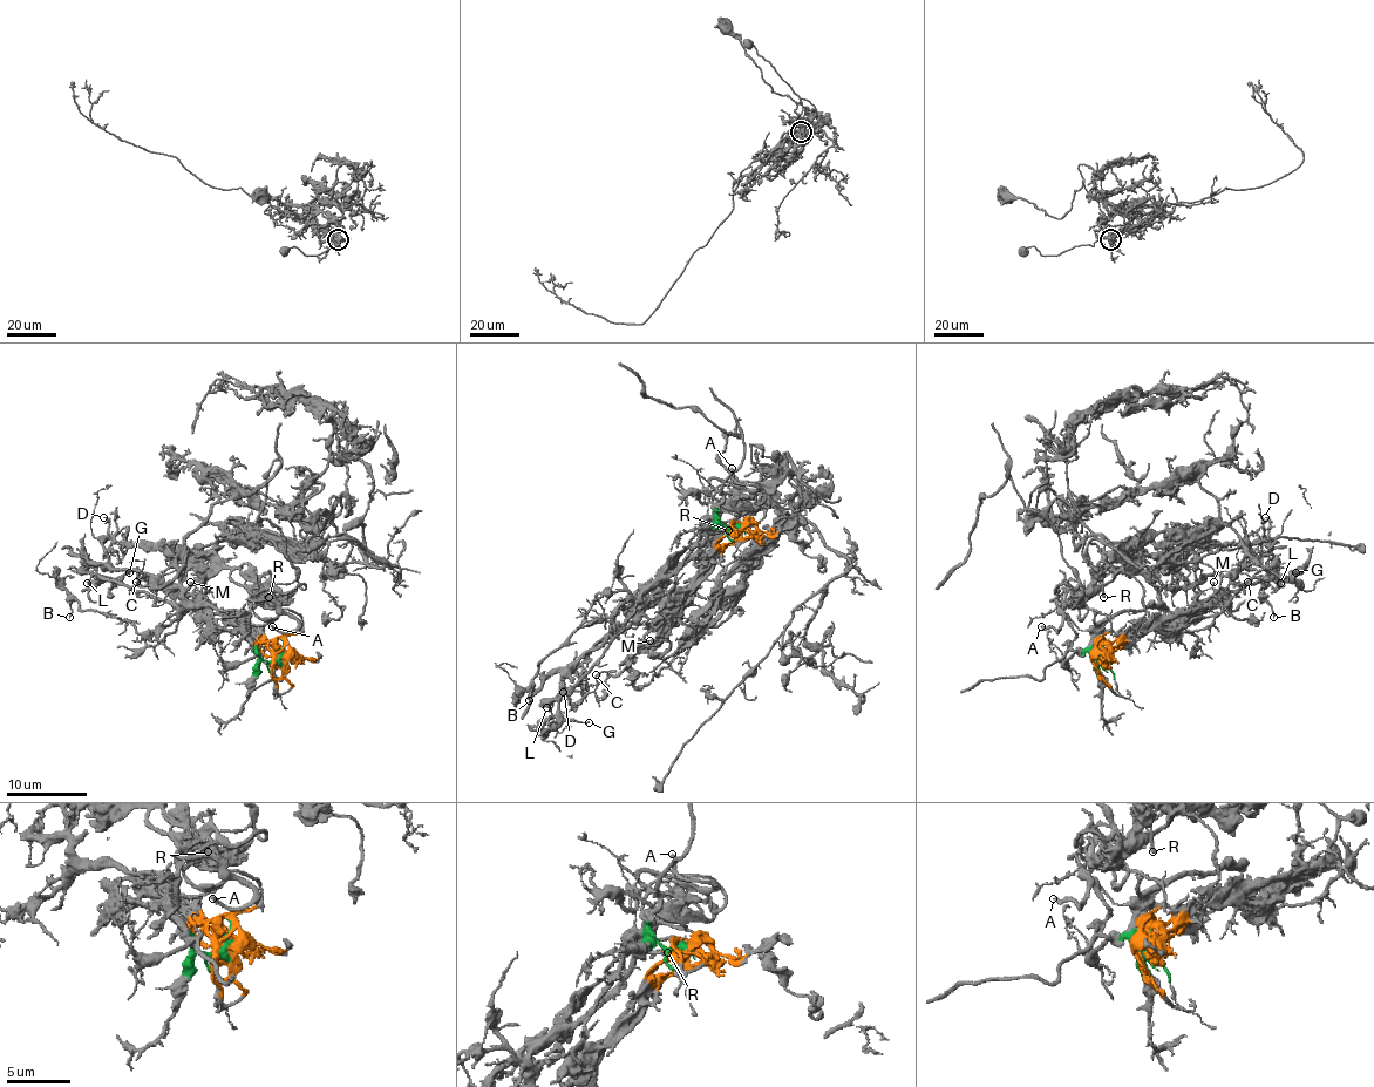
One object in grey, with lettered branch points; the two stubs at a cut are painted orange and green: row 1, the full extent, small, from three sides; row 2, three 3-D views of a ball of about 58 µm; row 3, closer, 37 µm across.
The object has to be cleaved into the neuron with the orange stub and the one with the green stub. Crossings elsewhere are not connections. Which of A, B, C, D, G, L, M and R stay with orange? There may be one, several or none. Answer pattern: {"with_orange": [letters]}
{"with_orange": ["A", "C", "M", "R"]}

